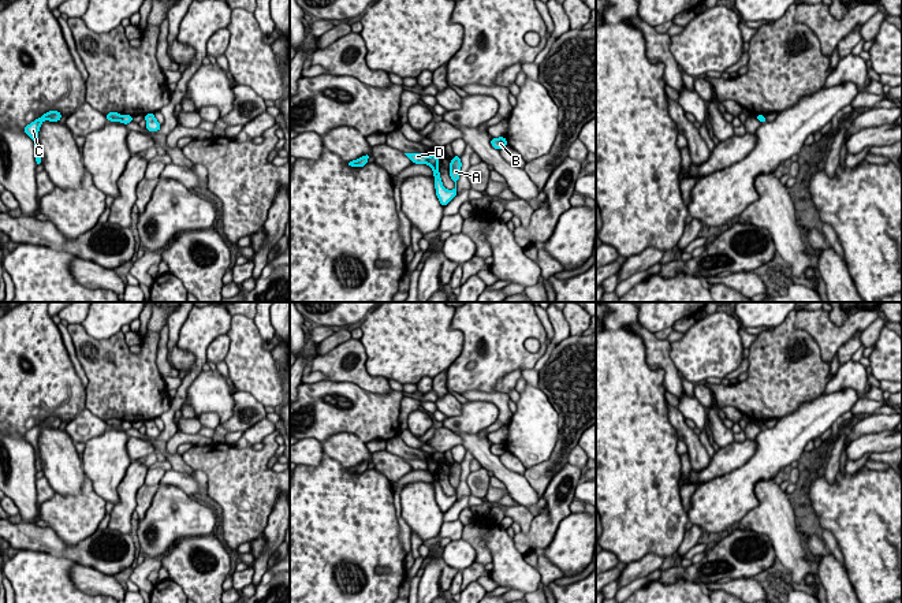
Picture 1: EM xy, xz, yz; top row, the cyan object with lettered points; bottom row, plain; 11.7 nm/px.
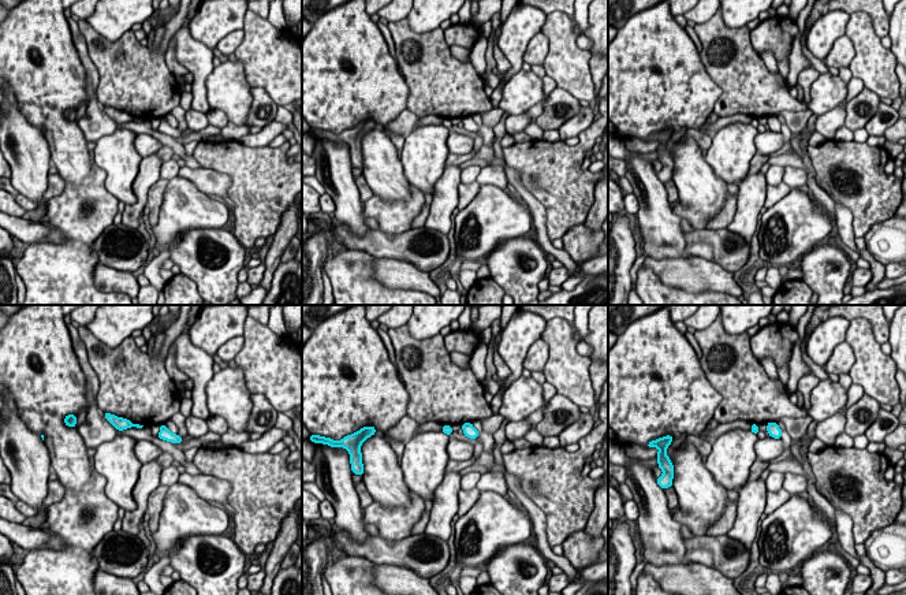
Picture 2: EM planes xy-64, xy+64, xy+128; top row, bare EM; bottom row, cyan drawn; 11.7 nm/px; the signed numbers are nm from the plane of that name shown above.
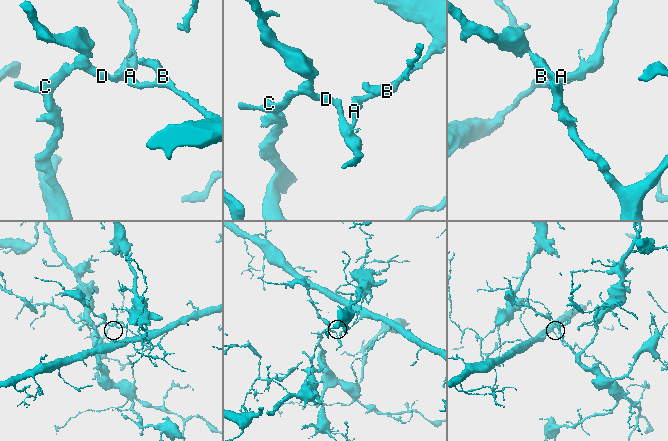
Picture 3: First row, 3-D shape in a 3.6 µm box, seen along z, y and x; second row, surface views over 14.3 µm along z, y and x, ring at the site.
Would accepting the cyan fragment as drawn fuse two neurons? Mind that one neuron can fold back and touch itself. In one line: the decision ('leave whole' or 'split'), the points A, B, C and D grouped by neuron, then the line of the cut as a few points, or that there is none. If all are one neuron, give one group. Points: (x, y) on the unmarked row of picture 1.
split | A B / C D | xz (427, 462), (428, 469)

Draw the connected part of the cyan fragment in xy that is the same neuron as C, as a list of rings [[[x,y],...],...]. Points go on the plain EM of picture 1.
[[[49,417],[46,420],[44,420],[40,425],[36,425],[34,428],[31,428],[30,431],[27,431],[23,436],[25,439],[34,447],[36,451],[36,469],[42,470],[41,468],[41,459],[40,459],[40,451],[38,451],[38,438],[41,433],[41,429],[44,427],[49,427],[49,428],[59,428],[62,424],[62,420],[57,417]]]

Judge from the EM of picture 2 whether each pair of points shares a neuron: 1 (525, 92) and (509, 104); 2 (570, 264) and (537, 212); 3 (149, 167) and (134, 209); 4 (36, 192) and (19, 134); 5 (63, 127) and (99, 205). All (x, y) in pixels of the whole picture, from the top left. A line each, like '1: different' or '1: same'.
1: same
2: same
3: same
4: same
5: different

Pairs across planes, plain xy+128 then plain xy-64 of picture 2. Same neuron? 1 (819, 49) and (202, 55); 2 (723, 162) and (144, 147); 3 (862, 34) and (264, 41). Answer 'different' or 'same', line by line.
1: different
2: different
3: same

